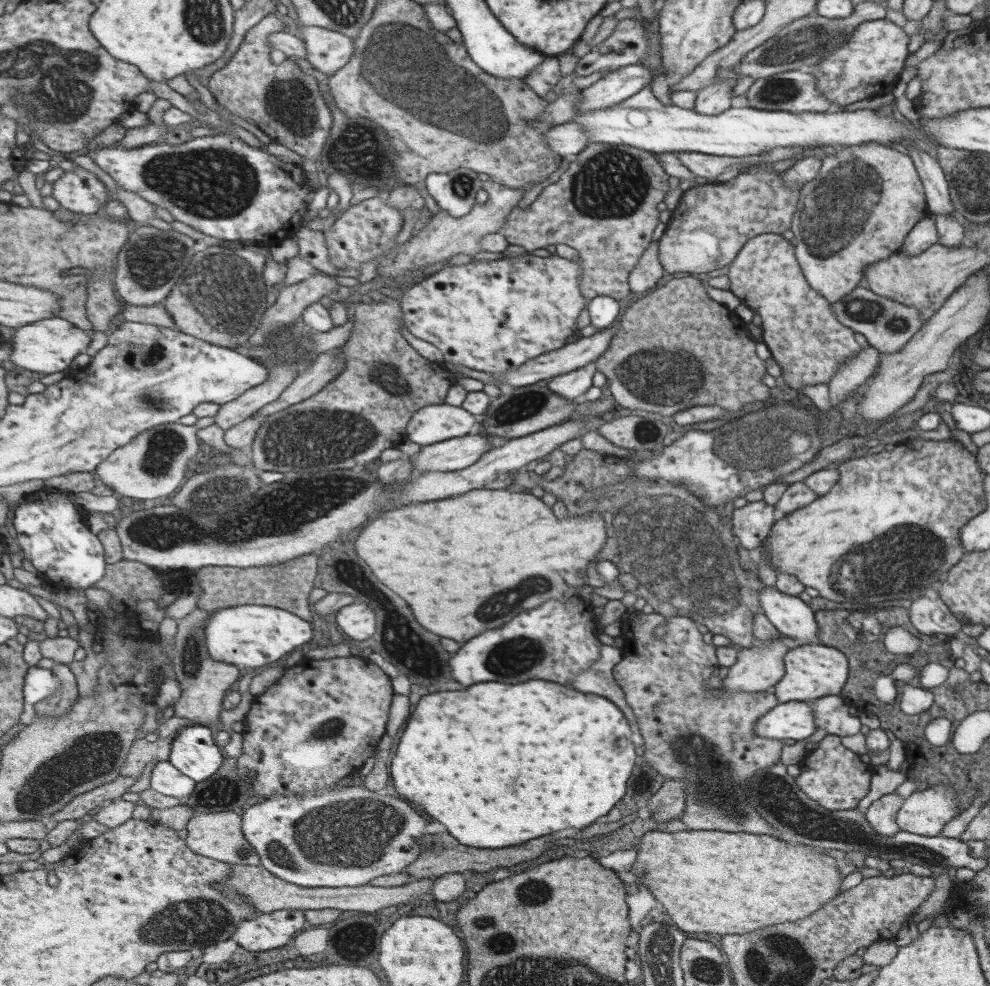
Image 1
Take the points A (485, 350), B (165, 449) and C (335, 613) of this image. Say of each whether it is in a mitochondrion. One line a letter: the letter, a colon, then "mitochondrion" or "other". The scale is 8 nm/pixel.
A: other
B: mitochondrion
C: other

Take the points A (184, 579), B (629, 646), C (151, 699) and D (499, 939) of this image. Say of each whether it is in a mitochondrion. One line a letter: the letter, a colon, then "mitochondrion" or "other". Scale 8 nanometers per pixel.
A: other
B: other
C: other
D: mitochondrion

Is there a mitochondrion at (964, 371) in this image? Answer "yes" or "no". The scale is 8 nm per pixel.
no

